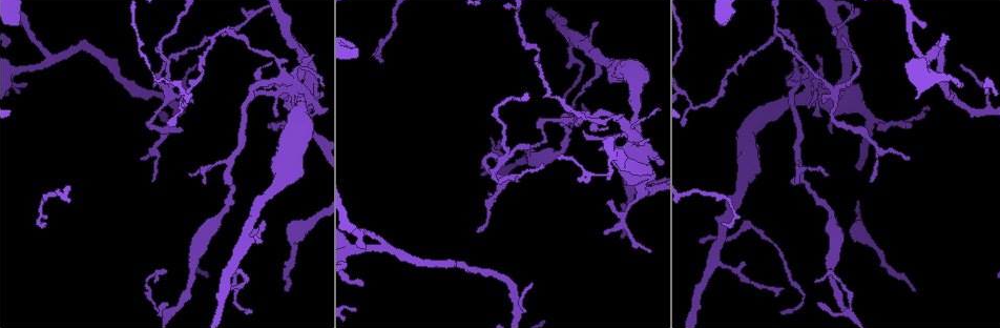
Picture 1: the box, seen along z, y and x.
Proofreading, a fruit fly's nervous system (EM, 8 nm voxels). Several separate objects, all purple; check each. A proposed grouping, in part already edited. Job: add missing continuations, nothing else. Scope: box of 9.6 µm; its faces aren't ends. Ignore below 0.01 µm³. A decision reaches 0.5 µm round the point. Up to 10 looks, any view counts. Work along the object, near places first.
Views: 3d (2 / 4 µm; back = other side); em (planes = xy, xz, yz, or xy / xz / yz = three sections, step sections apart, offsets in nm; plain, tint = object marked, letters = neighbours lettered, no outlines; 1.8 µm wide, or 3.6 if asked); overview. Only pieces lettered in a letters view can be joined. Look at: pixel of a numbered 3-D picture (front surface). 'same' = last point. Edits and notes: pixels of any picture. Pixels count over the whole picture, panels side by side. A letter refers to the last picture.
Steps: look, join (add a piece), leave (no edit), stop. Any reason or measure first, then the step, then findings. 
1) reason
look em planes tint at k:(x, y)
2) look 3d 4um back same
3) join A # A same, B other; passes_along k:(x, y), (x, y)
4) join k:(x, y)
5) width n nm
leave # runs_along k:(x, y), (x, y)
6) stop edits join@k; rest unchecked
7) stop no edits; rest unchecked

an open end
look 3d 4um at 1:(193, 101)

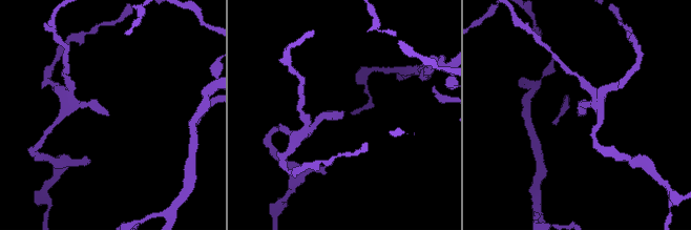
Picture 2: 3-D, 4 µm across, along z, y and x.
now the EM
look em planes letters at 2:(105, 114)

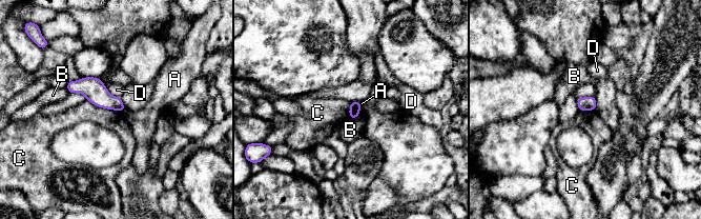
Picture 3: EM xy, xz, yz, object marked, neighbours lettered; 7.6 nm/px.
leave # A other, B other, C other, D other; border 3:(87, 100), (98, 106), (122, 112); no lettered piece goes on from it

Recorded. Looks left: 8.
three arms meet
look em xz step 16 tint at 1:(384, 245)

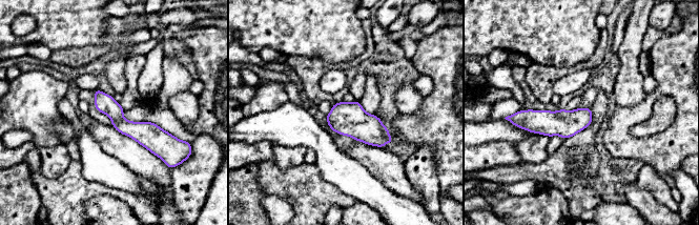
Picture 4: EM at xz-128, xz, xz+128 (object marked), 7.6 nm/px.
look em planes letters same

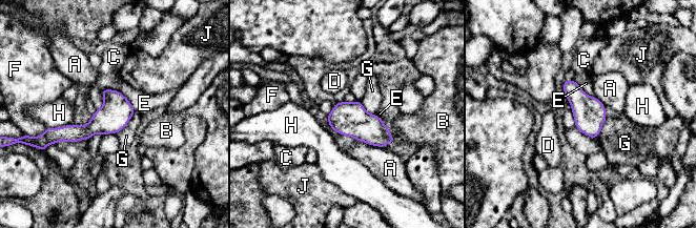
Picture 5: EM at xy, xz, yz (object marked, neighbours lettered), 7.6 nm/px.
width 240 nm
leave # A other, B other, C other, D other, E other, F other, G other, H other, J other; runs_along 5:(130, 109), (86, 131), (53, 135); no lettered piece goes on from it

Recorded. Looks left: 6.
branch stops here
look em yz step 4 letters at 1:(18, 23)

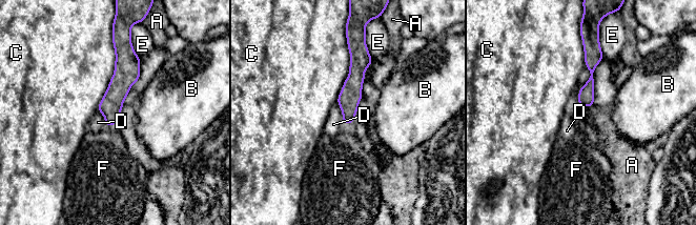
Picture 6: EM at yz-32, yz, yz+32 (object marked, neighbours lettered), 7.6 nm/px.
leave # A other, B other, C other, D other, E other, F other; none of them fits

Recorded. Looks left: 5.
look em xz step 8 letters at 1:(620, 237)

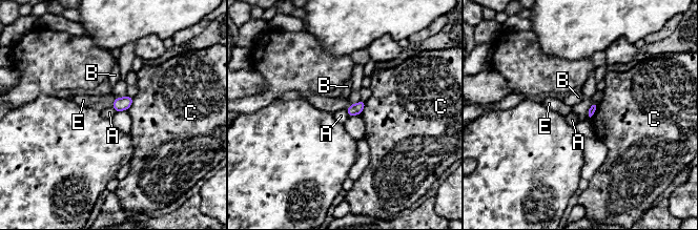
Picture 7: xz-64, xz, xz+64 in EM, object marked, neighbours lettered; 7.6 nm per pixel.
join E # A other, B other, C other, E same; the cell continues

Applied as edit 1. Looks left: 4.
stop edits join@7; rest unchecked

